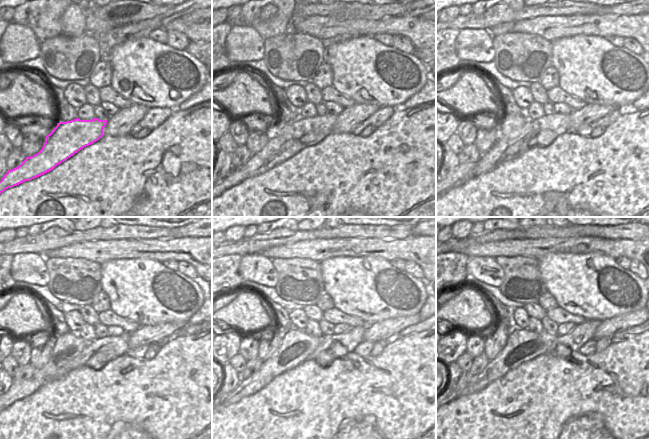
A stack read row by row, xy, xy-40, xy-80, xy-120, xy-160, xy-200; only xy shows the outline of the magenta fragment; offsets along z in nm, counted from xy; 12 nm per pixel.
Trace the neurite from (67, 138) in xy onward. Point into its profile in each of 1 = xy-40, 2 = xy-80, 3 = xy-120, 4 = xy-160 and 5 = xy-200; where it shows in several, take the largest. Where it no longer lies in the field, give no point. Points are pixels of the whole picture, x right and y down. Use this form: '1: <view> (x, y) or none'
1: xy-40 (289, 138)
2: xy-80 (505, 149)
3: xy-120 (112, 347)
4: xy-160 (350, 340)
5: xy-200 (584, 332)

